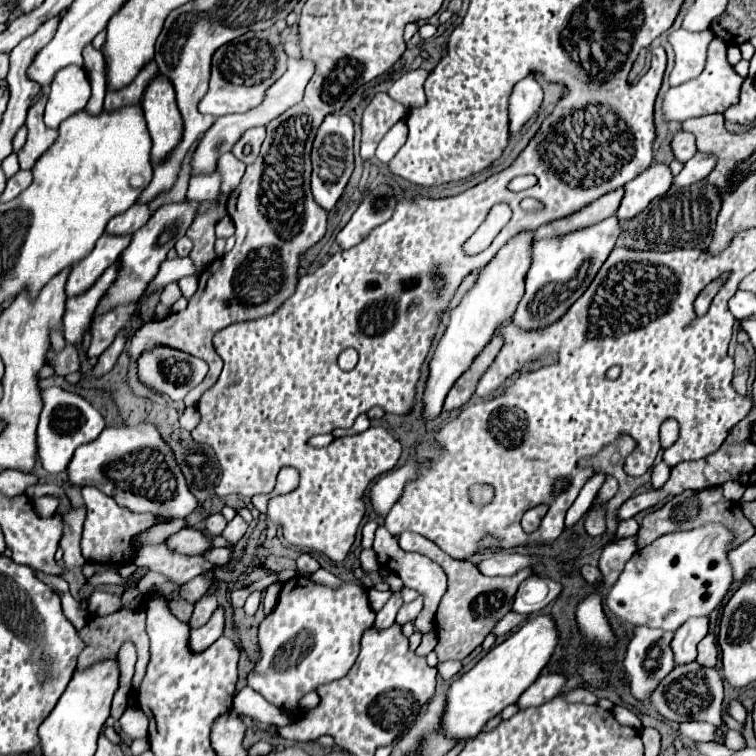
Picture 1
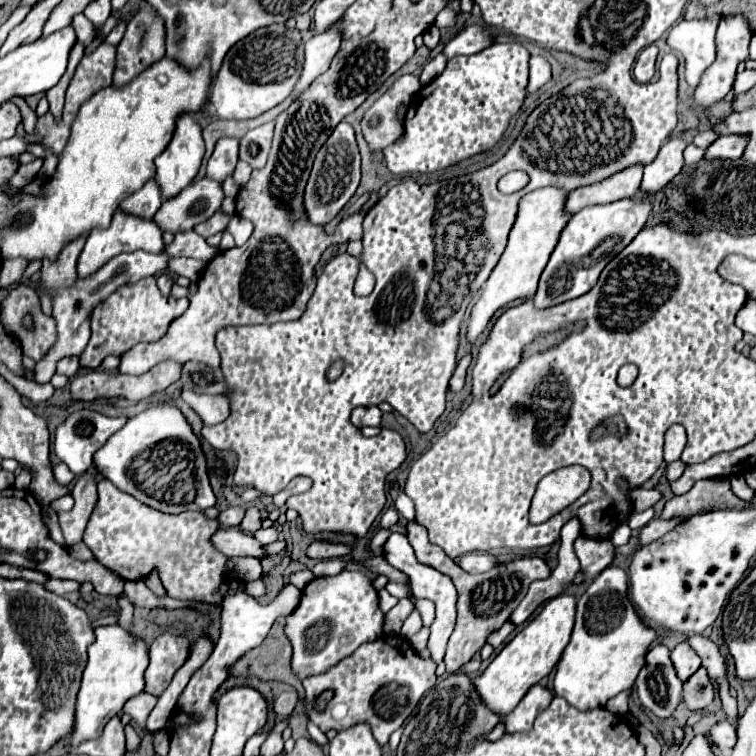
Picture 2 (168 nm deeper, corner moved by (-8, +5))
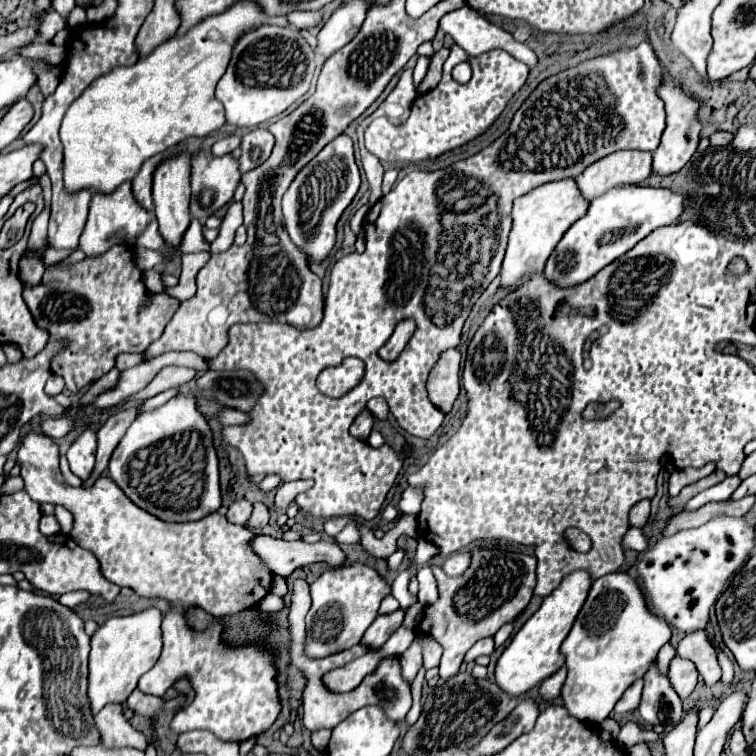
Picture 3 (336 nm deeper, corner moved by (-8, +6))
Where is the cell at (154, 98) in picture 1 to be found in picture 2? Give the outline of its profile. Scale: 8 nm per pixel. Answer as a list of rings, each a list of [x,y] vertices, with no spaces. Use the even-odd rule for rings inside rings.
[[[182,115],[178,119],[178,123],[176,123],[176,131],[174,131],[174,137],[172,137],[170,145],[154,161],[154,165],[156,165],[154,181],[162,189],[162,197],[164,199],[176,197],[184,187],[188,187],[192,183],[192,179],[196,177],[196,173],[200,169],[202,157],[204,157],[204,141],[202,141],[200,125],[190,115]]]

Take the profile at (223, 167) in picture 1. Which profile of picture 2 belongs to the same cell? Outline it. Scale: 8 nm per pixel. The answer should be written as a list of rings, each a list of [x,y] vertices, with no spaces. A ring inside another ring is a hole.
[[[238,161],[238,165],[236,165],[236,169],[234,169],[234,181],[236,181],[236,185],[238,185],[238,187],[242,187],[242,185],[246,185],[246,181],[248,181],[248,177],[250,177],[250,173],[252,173],[252,169],[250,169],[250,165],[246,165],[244,161]]]

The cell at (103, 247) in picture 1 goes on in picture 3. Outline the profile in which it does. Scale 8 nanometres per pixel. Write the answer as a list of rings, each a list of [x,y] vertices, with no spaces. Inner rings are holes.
[[[126,182],[126,186],[116,188],[110,196],[104,194],[94,194],[92,204],[90,204],[90,214],[88,214],[88,222],[86,228],[80,236],[80,250],[86,256],[98,256],[104,254],[106,250],[110,250],[112,246],[118,244],[126,244],[126,246],[134,246],[138,236],[146,230],[146,226],[156,220],[154,212],[146,212],[132,196],[130,190],[130,182]]]

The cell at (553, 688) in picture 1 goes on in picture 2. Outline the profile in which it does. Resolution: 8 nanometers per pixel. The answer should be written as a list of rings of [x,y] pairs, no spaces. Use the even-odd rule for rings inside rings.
[[[534,685],[534,687],[526,693],[526,697],[518,703],[518,707],[504,717],[504,733],[528,731],[528,729],[532,727],[536,715],[550,705],[552,697],[554,697],[554,695],[552,695],[546,687]]]

